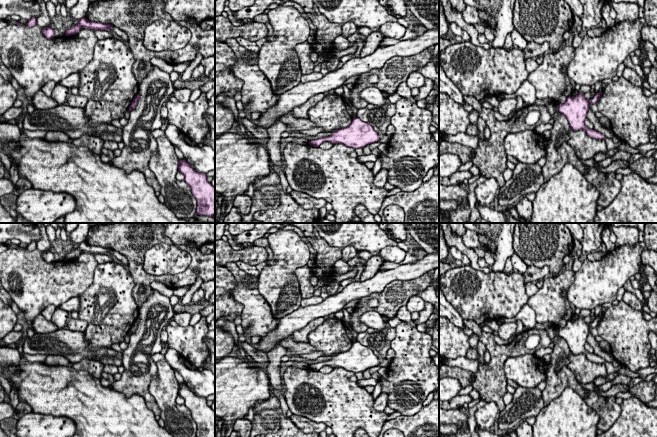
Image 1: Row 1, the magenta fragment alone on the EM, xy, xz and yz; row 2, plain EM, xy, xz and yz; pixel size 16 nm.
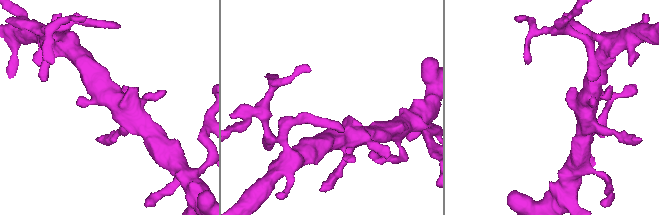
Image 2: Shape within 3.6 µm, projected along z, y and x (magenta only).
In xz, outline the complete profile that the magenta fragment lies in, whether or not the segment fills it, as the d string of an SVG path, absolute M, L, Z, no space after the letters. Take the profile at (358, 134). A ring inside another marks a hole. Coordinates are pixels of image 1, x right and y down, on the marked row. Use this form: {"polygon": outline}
{"polygon": "M355 117L348 127L334 131L329 137L311 140L309 144L313 147L319 147L325 141L331 142L333 145L341 143L347 147L356 149L378 142L379 135L373 126Z"}

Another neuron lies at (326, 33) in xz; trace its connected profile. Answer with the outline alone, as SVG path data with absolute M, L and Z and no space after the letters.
M307 13L307 16L317 28L314 36L316 44L320 44L330 54L335 48L335 38L342 35L342 25L331 23L324 14Z

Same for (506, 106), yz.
M502 98L500 100L500 103L498 105L498 112L502 115L502 116L508 116L509 114L511 114L512 112L515 112L515 108L517 106L517 100L516 98L511 98L511 99L505 99Z

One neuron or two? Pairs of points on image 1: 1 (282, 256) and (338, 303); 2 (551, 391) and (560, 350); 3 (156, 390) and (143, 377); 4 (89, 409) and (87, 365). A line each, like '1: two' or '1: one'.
1: two
2: one
3: two
4: two

